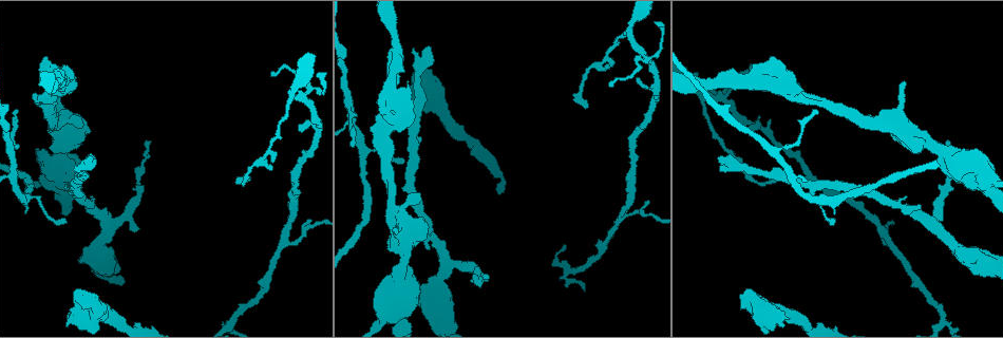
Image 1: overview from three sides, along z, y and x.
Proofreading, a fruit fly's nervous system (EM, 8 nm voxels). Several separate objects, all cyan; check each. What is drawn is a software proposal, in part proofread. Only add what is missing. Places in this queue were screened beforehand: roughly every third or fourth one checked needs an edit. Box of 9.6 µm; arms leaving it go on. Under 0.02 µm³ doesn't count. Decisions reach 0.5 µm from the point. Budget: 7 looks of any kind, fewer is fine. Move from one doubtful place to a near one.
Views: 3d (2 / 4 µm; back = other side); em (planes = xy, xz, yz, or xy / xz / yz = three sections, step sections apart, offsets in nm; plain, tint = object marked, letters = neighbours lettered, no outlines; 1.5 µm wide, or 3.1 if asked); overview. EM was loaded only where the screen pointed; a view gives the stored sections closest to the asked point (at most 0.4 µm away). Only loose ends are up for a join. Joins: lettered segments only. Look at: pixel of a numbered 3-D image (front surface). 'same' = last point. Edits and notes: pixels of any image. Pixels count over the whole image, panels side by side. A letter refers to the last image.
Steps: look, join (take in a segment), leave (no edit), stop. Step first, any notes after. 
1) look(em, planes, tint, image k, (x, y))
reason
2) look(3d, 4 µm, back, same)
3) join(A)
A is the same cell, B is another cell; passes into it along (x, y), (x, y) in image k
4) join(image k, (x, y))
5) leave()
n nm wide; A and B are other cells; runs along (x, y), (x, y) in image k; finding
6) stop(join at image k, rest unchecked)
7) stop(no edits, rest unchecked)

look(em, planes, letters, image 1, (609, 83))
an open end

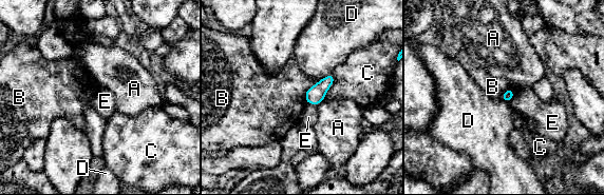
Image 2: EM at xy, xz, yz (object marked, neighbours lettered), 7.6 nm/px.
leave()
A, B, C, D and E are other cells; none of them fits

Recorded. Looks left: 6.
look(em, planes, tint, image 1, (721, 167))
an open end

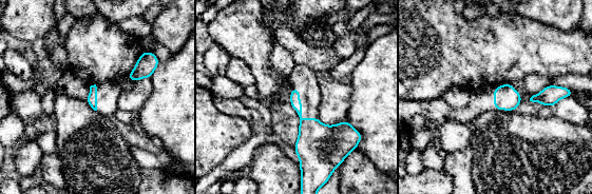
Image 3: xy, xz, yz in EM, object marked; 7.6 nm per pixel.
look(em, planes, letters, same)

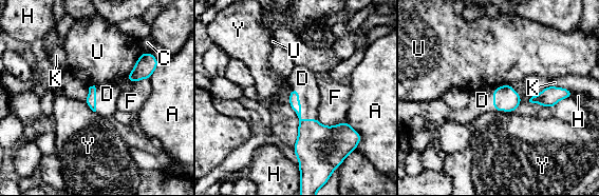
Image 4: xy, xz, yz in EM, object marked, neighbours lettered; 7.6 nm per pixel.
join(image 4, (302, 78))
D touches over 300 nm; D is the same cell, A, C, F, H, K, U and Y are other cells; passes into it along (313, 137), (300, 108), (302, 78) in image 4; it goes on there

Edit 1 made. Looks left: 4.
look(3d, 4 µm, image 1, (65, 219))
tapers out

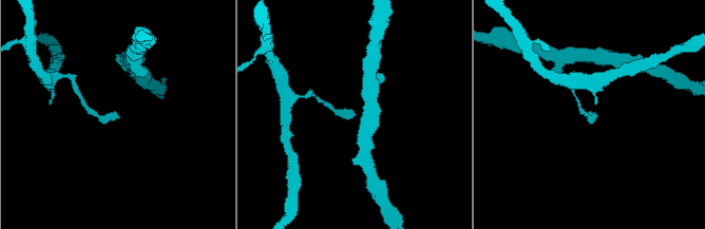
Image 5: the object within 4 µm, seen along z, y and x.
look(em, planes, tint, image 5, (354, 113))
need the tissue

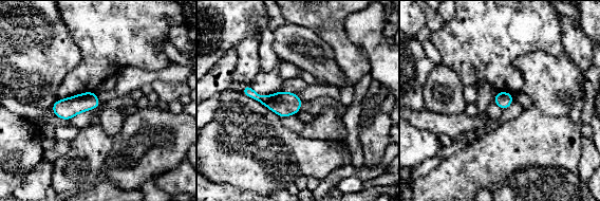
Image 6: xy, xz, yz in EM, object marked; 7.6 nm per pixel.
look(em, planes, letters, same)

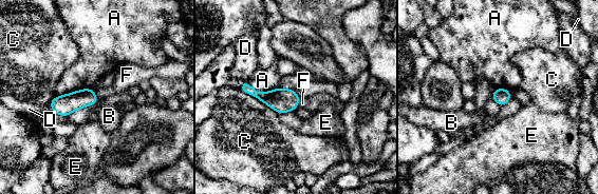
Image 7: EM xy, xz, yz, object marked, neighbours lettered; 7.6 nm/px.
leave()
C touches over 360 nm; A, B, C, D, E and F are other cells; border along (92, 89), (97, 98) in image 7; none of them fits

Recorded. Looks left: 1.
stop(join at image 4, rest unchecked)

